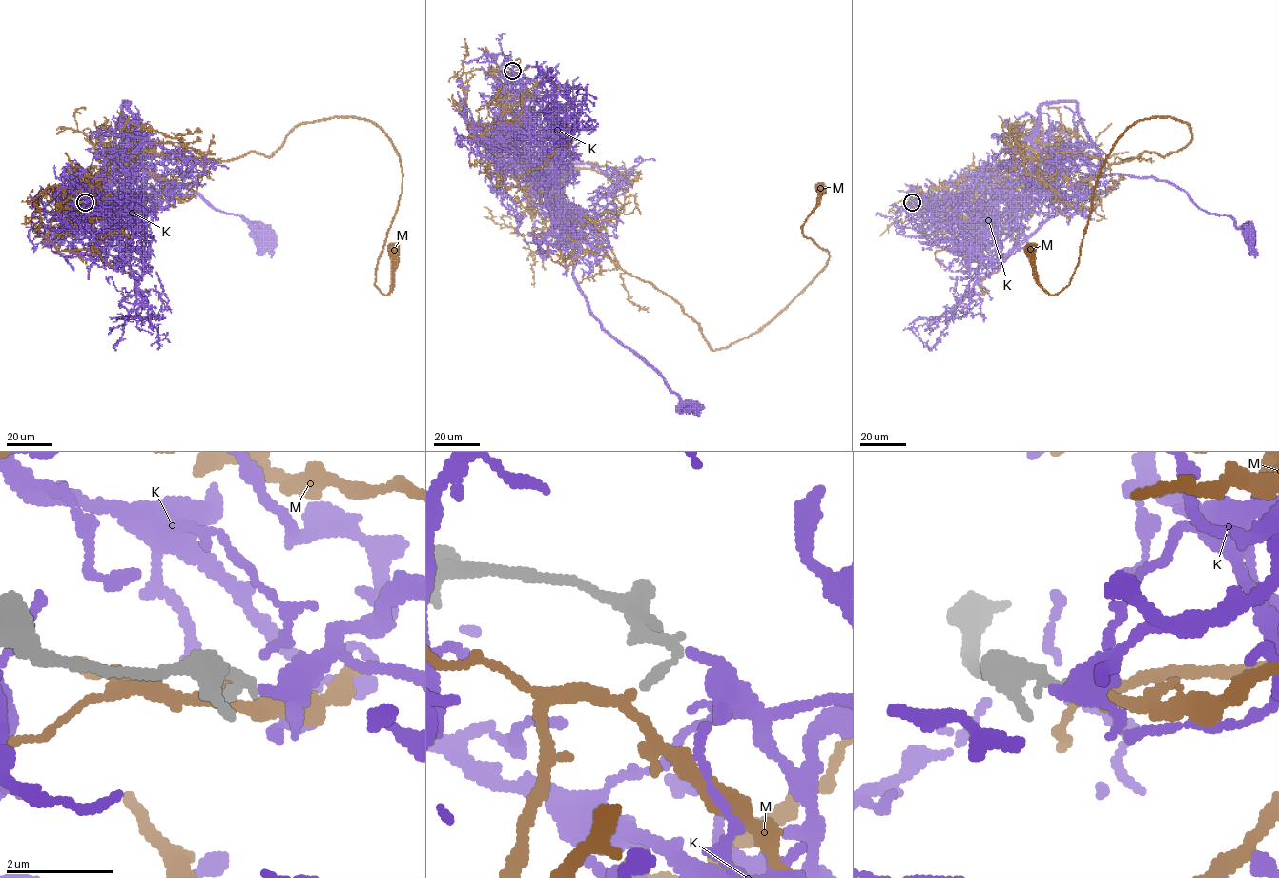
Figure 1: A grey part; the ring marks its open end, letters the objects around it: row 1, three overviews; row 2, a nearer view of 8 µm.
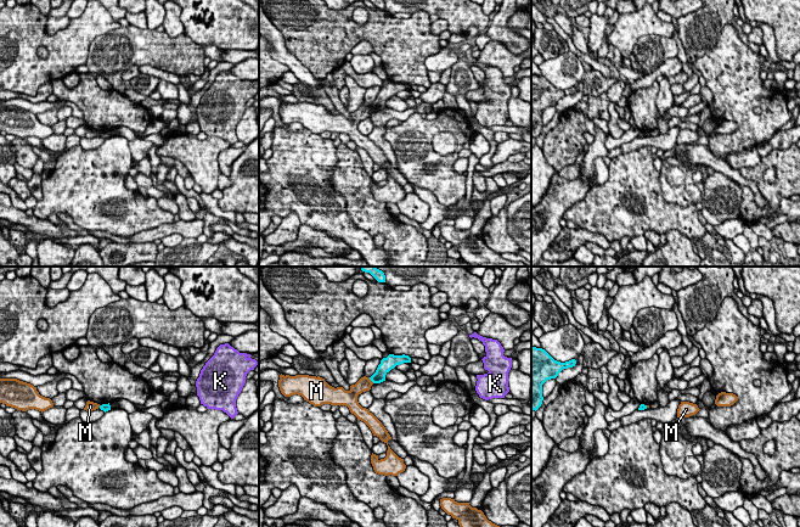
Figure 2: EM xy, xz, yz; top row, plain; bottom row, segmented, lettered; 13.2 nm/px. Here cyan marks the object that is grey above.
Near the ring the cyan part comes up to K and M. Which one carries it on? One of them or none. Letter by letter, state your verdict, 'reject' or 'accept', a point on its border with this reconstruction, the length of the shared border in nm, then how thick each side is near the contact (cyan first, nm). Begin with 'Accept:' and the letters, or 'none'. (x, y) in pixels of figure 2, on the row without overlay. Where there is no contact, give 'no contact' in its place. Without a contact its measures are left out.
Accept: K
K: accept; no contact
M: reject; contact xz (371, 107); length 110 nm; calibres 160 and 180 nm

